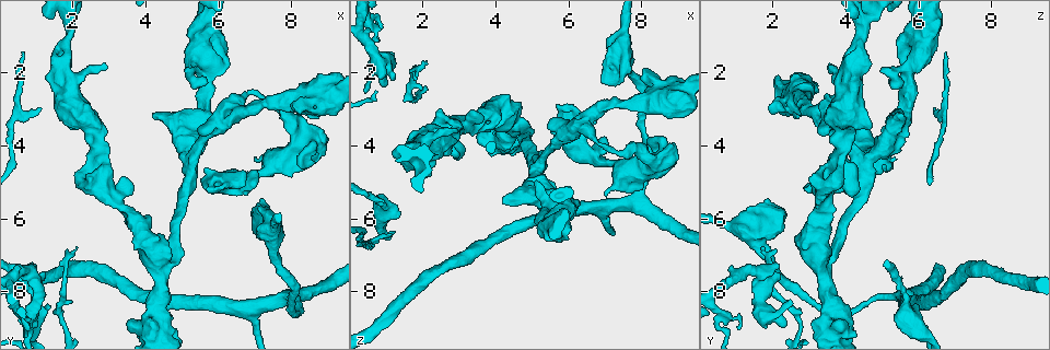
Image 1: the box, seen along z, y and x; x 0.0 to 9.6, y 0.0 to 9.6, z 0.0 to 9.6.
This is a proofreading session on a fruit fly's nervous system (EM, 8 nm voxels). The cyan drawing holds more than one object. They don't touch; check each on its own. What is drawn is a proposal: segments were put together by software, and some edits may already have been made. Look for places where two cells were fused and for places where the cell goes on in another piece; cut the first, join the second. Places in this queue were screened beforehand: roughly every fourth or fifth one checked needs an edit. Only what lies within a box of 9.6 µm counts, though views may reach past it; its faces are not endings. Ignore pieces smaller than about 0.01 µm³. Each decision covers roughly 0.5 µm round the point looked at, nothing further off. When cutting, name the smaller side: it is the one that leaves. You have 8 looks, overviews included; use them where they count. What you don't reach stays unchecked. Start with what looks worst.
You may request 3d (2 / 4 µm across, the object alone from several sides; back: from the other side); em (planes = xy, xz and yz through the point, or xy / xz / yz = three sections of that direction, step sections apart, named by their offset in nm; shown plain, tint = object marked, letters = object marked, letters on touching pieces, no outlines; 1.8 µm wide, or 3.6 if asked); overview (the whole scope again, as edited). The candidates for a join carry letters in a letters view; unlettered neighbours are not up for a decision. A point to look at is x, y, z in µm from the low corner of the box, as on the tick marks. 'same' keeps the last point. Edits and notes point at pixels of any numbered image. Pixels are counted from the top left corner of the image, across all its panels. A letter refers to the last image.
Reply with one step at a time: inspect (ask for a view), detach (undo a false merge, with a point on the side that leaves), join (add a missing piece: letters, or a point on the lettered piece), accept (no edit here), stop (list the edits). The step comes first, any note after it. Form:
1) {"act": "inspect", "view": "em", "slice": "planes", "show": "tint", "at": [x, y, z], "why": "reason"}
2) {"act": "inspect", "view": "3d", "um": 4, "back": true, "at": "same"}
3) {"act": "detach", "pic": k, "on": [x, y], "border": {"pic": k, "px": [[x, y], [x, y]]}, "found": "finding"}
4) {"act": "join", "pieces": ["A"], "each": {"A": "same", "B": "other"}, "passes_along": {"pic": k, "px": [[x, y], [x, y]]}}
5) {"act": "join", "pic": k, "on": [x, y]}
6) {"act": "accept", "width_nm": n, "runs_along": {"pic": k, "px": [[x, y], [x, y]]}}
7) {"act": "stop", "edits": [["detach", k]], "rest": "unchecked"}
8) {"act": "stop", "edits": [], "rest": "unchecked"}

{"act": "inspect", "view": "3d", "um": 2, "at": [1.10, 2.90, 6.40], "why": "free end"}

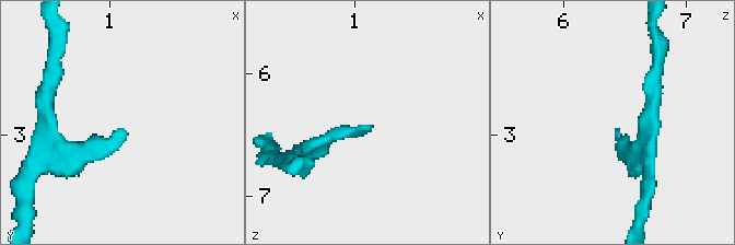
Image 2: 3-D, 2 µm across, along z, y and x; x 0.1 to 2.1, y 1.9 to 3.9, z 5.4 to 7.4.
{"act": "inspect", "view": "em", "slice": "planes", "show": "tint", "at": [1.12, 2.96, 6.44], "why": "need the tissue"}

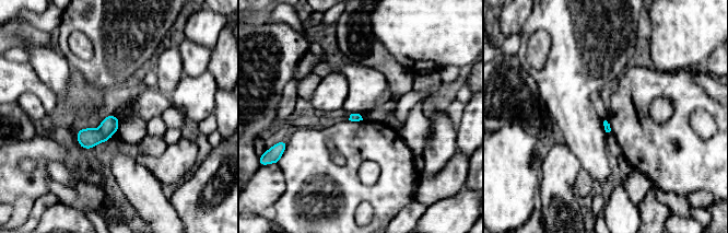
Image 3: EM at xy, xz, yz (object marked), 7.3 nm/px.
{"act": "inspect", "view": "em", "slice": "planes", "show": "letters", "at": "same"}

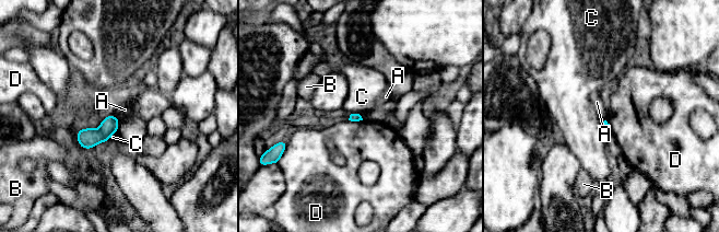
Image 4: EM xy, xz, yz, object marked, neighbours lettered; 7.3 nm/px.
{"act": "accept", "each": {"A": "other", "B": "other", "C": "other", "D": "other"}, "border": {"pic": 4, "px": [[114, 114], [119, 120]]}, "found": "none of them fits"}

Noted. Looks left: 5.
{"act": "inspect", "view": "em", "slice": "planes", "show": "letters", "at": [8.30, 3.55, 4.35], "why": "looks like a crossing"}

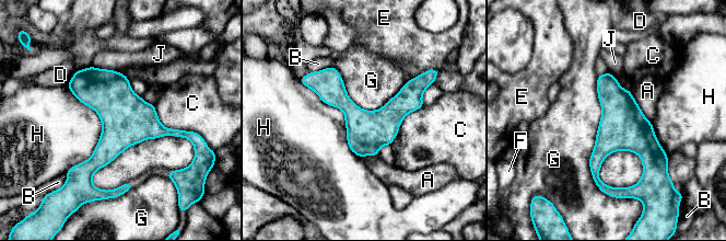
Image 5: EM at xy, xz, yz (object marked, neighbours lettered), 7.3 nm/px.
{"act": "accept", "each": {"A": "other", "B": "other", "C": "other", "D": "other", "E": "other", "F": "other", "G": "other", "H": "other", "J": "other"}, "border": {"pic": 5, "px": [[597, 75], [589, 172], [606, 194]]}, "found": "all the same cell"}

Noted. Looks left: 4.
{"act": "inspect", "view": "3d", "um": 4, "at": [2.75, 4.20, 3.80], "why": "thin neck"}

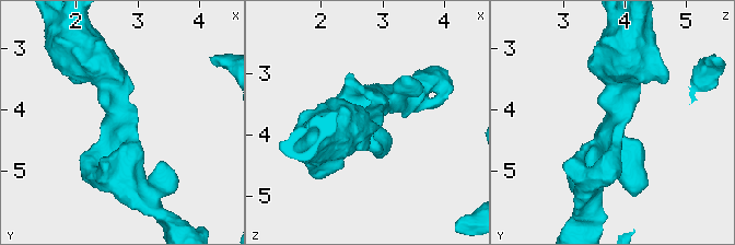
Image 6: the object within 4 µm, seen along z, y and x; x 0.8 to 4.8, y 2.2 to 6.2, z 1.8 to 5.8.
{"act": "inspect", "view": "em", "slice": "yz", "step": 4, "show": "tint", "at": [2.75, 4.20, 3.80]}

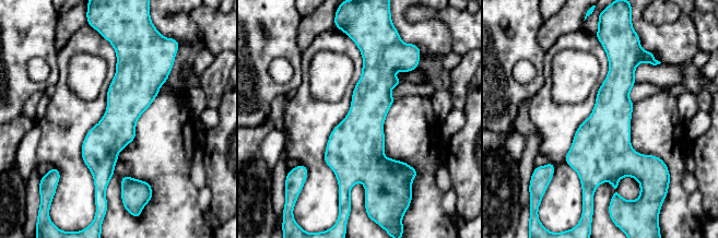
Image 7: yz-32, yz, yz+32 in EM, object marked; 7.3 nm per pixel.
{"act": "inspect", "view": "em", "slice": "planes", "show": "letters", "at": "same"}

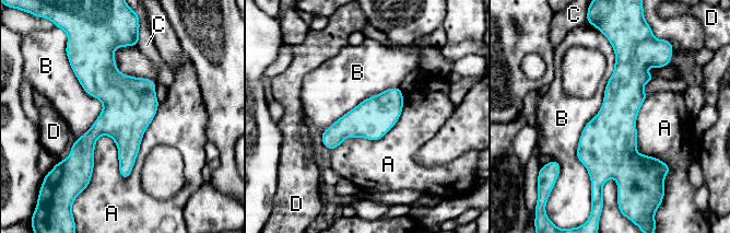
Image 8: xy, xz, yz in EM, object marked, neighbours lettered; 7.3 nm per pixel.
{"act": "accept", "each": {"A": "other", "B": "other", "C": "other", "D": "other"}, "border": {"pic": 8, "px": [[608, 38], [590, 187]]}, "found": "continuous, no second cell"}

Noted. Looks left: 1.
{"act": "stop", "edits": [], "rest": "unchecked"}

